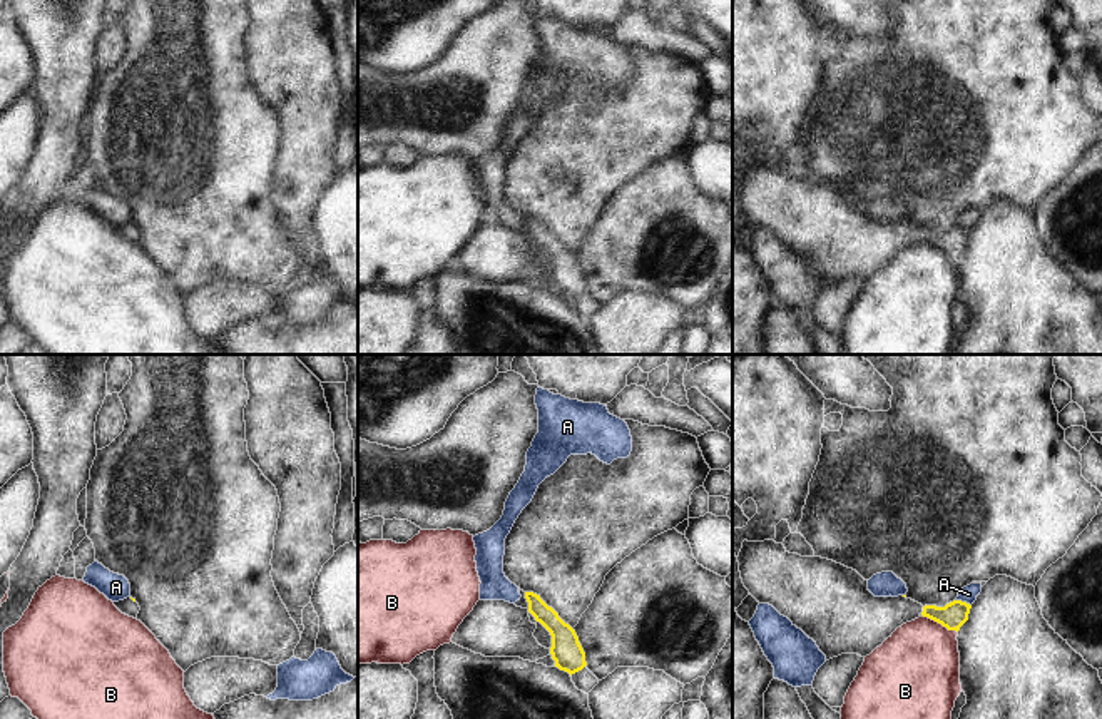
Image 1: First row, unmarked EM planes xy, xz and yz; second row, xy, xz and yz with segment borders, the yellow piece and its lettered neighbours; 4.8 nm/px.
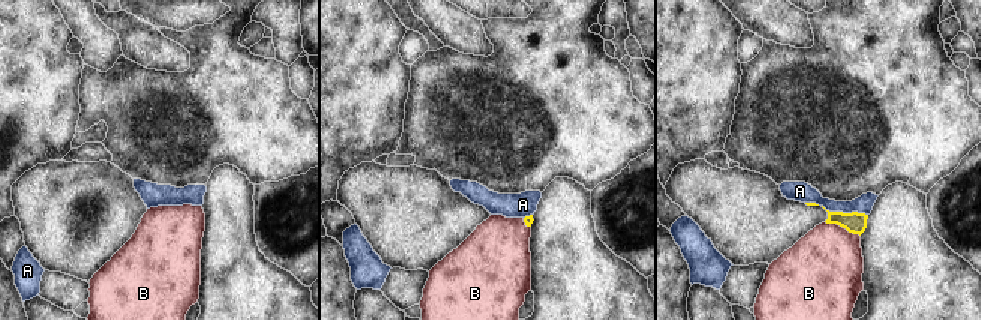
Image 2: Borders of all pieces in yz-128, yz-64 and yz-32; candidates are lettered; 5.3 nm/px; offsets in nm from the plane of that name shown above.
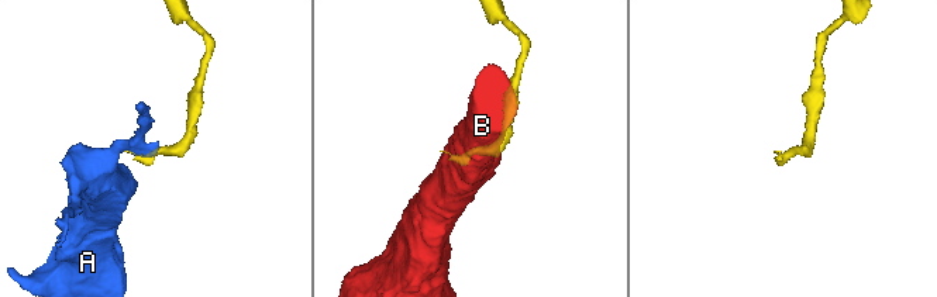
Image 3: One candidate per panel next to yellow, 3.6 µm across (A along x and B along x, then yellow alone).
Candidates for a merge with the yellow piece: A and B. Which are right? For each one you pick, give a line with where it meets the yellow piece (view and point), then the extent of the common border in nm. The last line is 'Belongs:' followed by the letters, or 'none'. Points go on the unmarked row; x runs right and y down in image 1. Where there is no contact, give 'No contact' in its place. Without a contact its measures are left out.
Belongs: none

